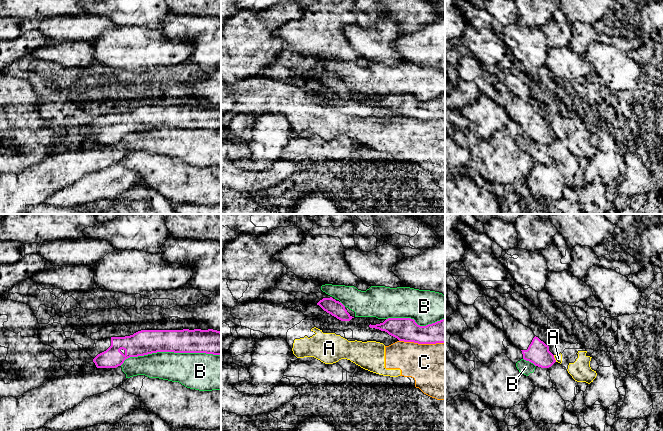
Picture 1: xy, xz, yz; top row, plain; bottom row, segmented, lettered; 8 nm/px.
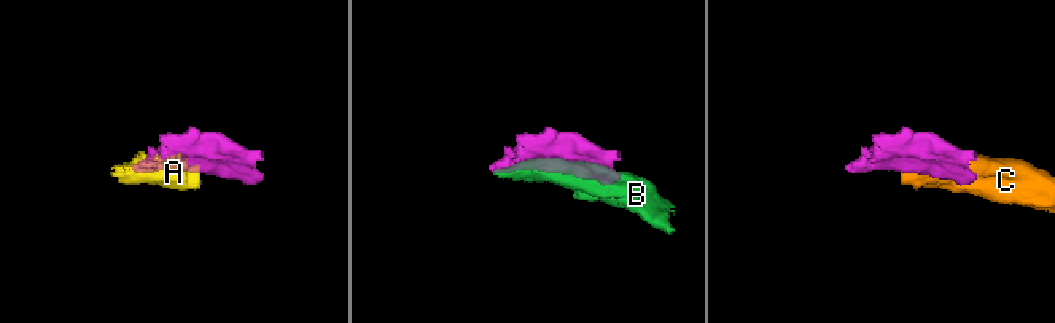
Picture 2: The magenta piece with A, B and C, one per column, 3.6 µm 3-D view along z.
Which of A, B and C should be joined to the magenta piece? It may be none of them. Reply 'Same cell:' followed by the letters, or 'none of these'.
Same cell: none of these

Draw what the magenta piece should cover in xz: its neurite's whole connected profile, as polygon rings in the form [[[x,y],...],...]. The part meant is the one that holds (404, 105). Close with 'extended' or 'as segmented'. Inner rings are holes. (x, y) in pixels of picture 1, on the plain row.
[[[388,94],[383,99],[369,101],[397,114],[399,117],[418,120],[445,119],[445,94],[426,102],[418,101],[411,94]]] | as segmented

